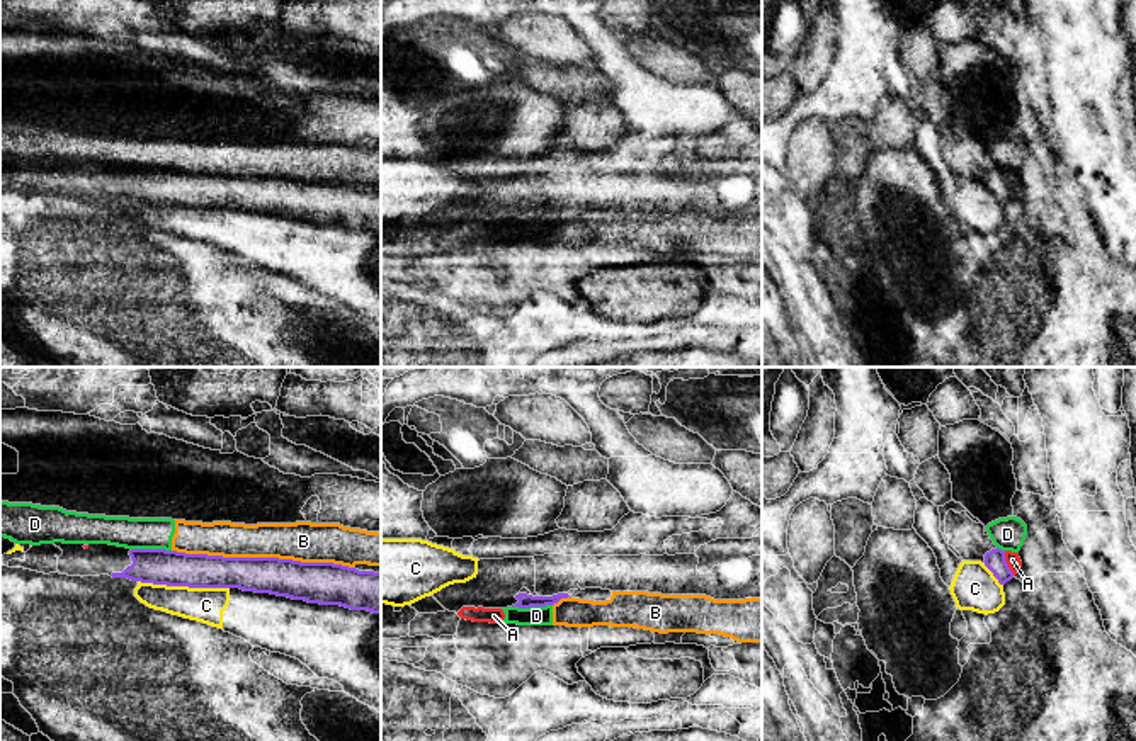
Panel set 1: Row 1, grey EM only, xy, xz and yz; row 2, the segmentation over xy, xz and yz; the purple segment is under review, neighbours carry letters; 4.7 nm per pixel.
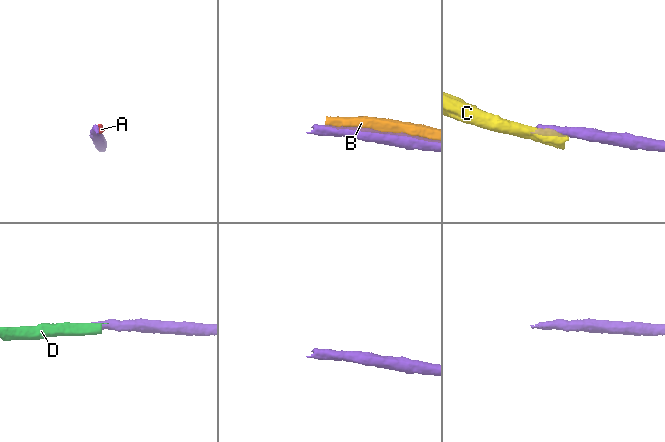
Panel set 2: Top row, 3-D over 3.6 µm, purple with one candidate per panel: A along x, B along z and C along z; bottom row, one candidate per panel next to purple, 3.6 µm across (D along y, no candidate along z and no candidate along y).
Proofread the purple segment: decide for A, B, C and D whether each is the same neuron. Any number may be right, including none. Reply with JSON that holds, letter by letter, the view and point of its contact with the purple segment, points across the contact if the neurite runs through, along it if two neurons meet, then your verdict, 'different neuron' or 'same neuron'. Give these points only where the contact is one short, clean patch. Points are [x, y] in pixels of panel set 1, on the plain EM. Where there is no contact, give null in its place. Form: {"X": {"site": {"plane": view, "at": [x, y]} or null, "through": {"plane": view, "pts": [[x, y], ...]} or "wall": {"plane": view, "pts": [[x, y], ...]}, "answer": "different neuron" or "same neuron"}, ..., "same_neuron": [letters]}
{"A": {"site": {"plane": "yz", "at": [1005, 182]}, "through": {"plane": "yz", "pts": [[995, 181], [1005, 182], [1012, 179]]}, "answer": "same neuron"}, "B": {"site": {"plane": "xy", "at": [262, 177]}, "answer": "different neuron"}, "C": {"site": {"plane": "xy", "at": [184, 204]}, "answer": "different neuron"}, "D": {"site": {"plane": "xy", "at": [152, 169]}, "wall": {"plane": "xy", "pts": [[131, 167], [164, 167], [170, 170]]}, "answer": "different neuron"}, "same_neuron": ["A"]}

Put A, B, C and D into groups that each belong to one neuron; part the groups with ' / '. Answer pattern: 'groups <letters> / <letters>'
groups A / B D / C

